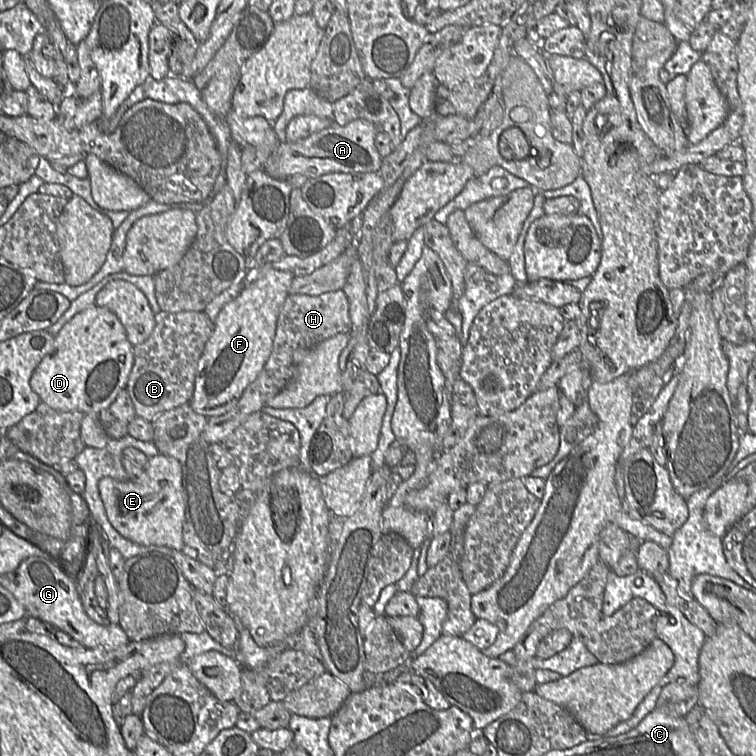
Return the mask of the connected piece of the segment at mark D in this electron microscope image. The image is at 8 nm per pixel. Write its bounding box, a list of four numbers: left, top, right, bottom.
[29,305,134,414]

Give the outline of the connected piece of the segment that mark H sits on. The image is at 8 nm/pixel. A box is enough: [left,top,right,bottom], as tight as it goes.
[203,290,351,444]

